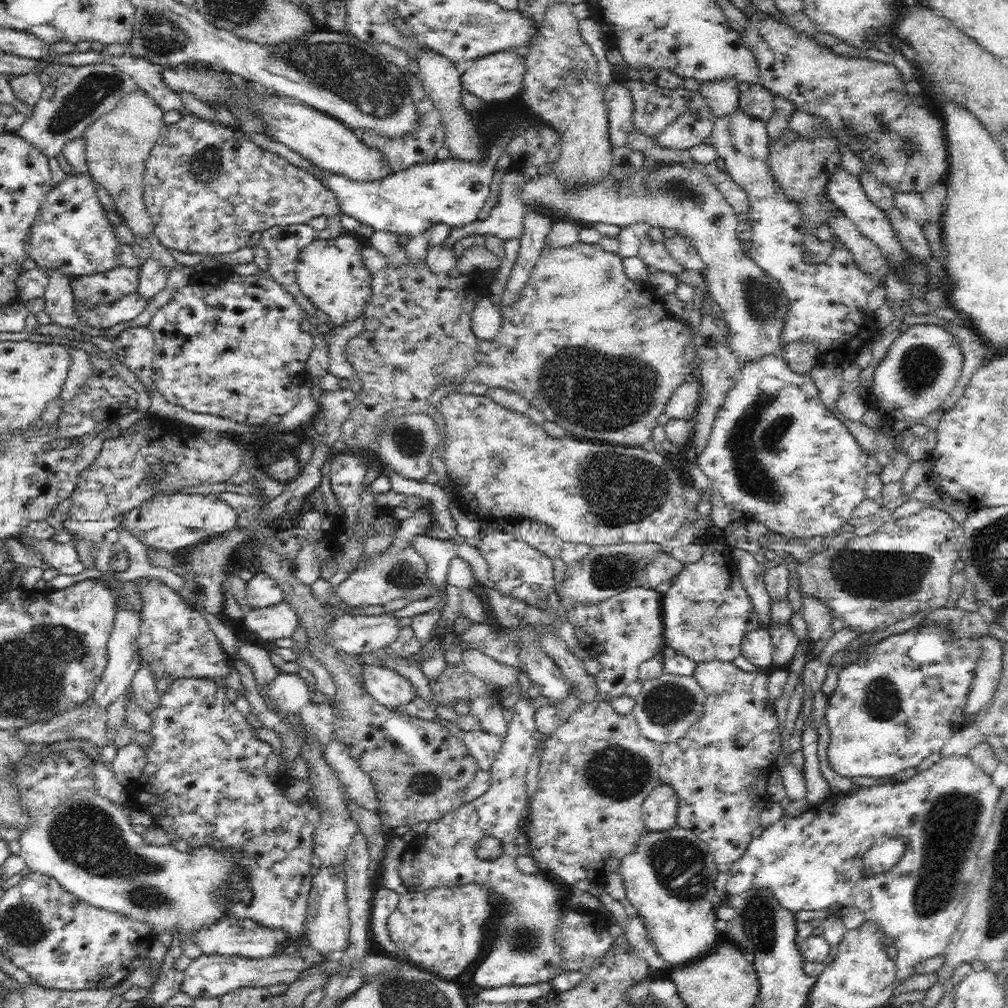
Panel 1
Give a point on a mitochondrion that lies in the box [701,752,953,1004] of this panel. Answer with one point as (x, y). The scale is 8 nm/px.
(758, 917)

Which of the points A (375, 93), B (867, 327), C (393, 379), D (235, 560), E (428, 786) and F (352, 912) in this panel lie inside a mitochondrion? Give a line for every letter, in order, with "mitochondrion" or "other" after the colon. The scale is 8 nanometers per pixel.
A: mitochondrion
B: other
C: other
D: other
E: mitochondrion
F: other

